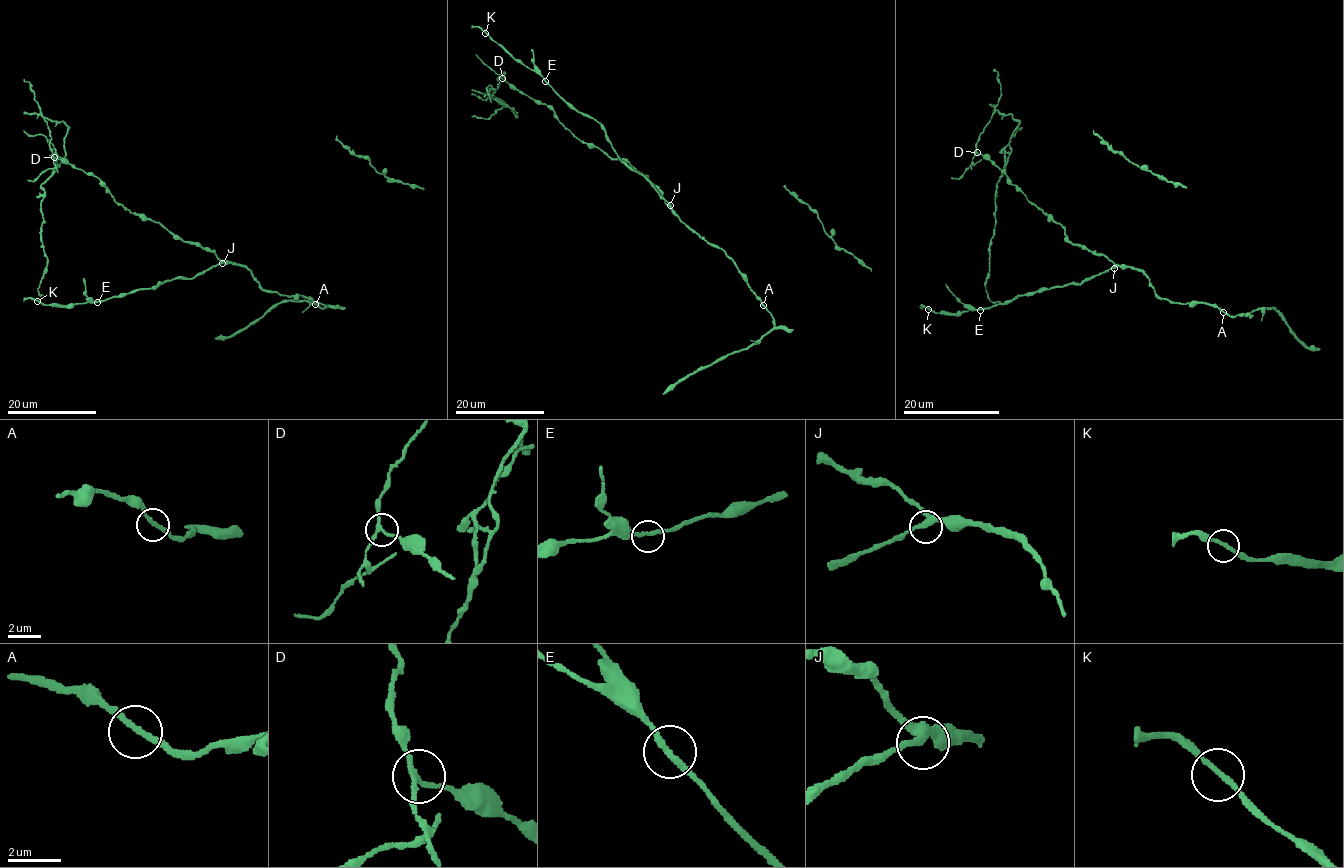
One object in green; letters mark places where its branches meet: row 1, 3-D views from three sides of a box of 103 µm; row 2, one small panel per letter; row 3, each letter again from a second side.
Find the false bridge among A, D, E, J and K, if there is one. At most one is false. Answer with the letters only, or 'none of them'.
D

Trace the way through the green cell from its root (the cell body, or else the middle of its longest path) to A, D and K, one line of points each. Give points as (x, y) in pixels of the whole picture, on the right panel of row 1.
A: (1065, 235), (1072, 243), (1084, 245), (1116, 264), (1139, 269), (1160, 298), (1182, 304), (1215, 304), (1223, 312)
D: (1065, 235), (1060, 224), (1032, 203), (995, 164), (977, 153)
K: (1065, 235), (1114, 265), (1081, 283), (1029, 292), (990, 307), (956, 313), (928, 309)

